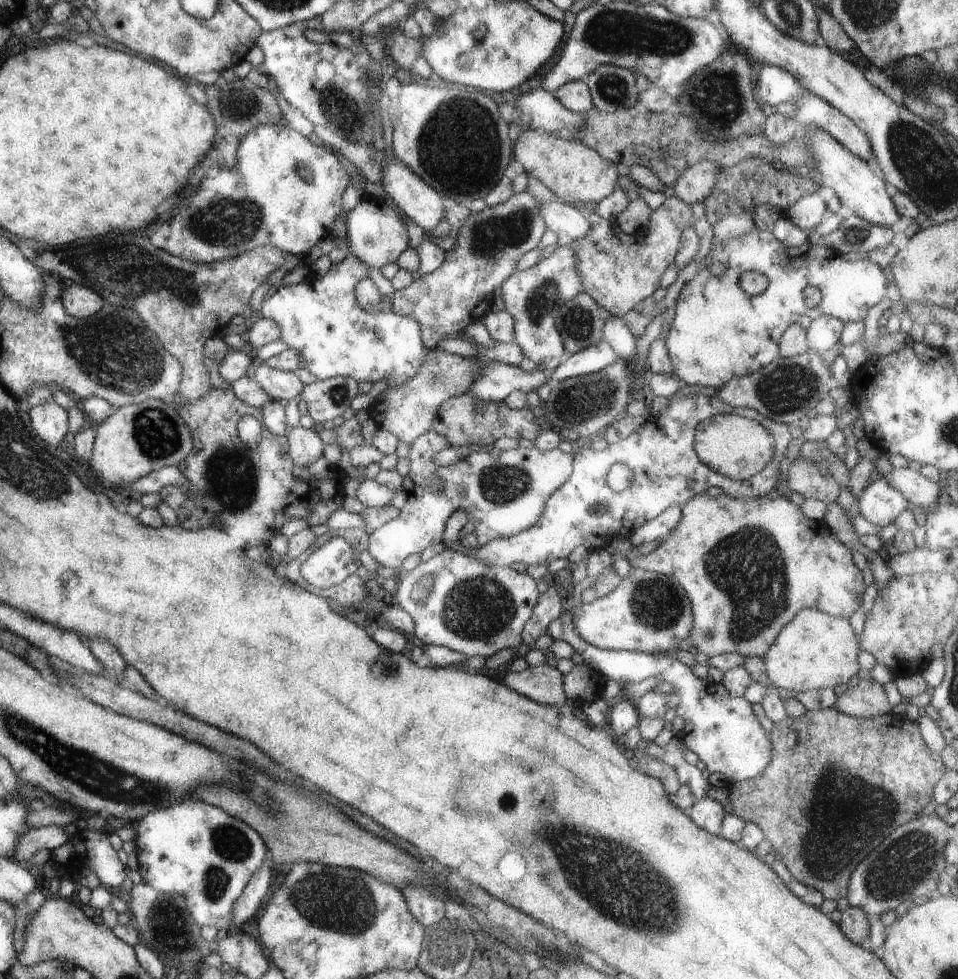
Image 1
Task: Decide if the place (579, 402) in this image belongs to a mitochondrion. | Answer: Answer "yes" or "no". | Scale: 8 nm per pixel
yes

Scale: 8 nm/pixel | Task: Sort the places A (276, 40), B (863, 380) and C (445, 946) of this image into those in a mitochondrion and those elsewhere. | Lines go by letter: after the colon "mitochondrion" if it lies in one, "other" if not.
A: other
B: other
C: mitochondrion

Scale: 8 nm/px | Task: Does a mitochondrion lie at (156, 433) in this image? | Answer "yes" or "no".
yes

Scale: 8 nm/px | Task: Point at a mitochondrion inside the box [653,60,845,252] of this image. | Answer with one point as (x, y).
(715, 98)

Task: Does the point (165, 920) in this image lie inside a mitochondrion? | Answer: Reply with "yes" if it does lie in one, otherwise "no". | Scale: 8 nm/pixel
yes

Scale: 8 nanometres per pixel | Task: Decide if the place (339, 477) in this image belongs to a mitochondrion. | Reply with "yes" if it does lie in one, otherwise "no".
no

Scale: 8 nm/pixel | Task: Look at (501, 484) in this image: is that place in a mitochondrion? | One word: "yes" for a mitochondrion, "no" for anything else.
yes

